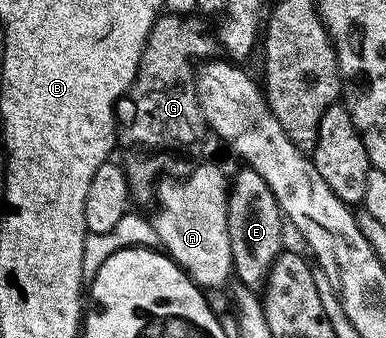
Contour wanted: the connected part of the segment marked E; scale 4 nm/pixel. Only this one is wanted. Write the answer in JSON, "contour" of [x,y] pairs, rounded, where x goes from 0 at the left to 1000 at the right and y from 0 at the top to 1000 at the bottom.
{"contour":[[[624,497],[614,530],[601,530],[593,562],[593,695],[598,698],[598,757],[609,822],[637,858],[674,861],[697,822],[697,799],[733,749],[744,657],[718,598],[712,568],[671,521],[671,509]]]}

